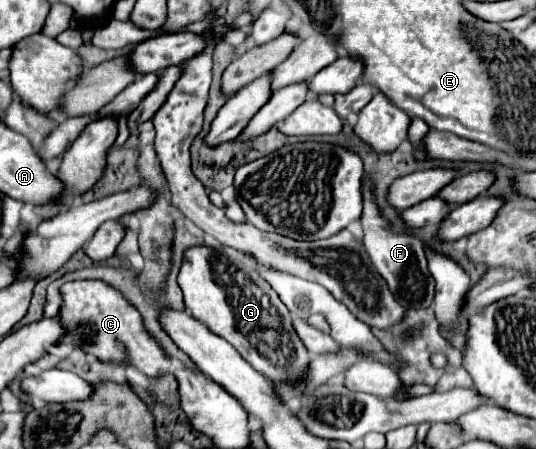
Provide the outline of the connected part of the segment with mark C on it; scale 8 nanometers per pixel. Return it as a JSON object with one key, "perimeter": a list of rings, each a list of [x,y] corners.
{"perimeter":[[[77,280],[61,286],[63,308],[61,320],[67,328],[63,342],[79,346],[87,354],[99,356],[103,362],[127,362],[147,376],[159,376],[171,370],[171,358],[163,354],[159,344],[145,332],[141,314],[121,296],[119,290],[101,280]]]}

